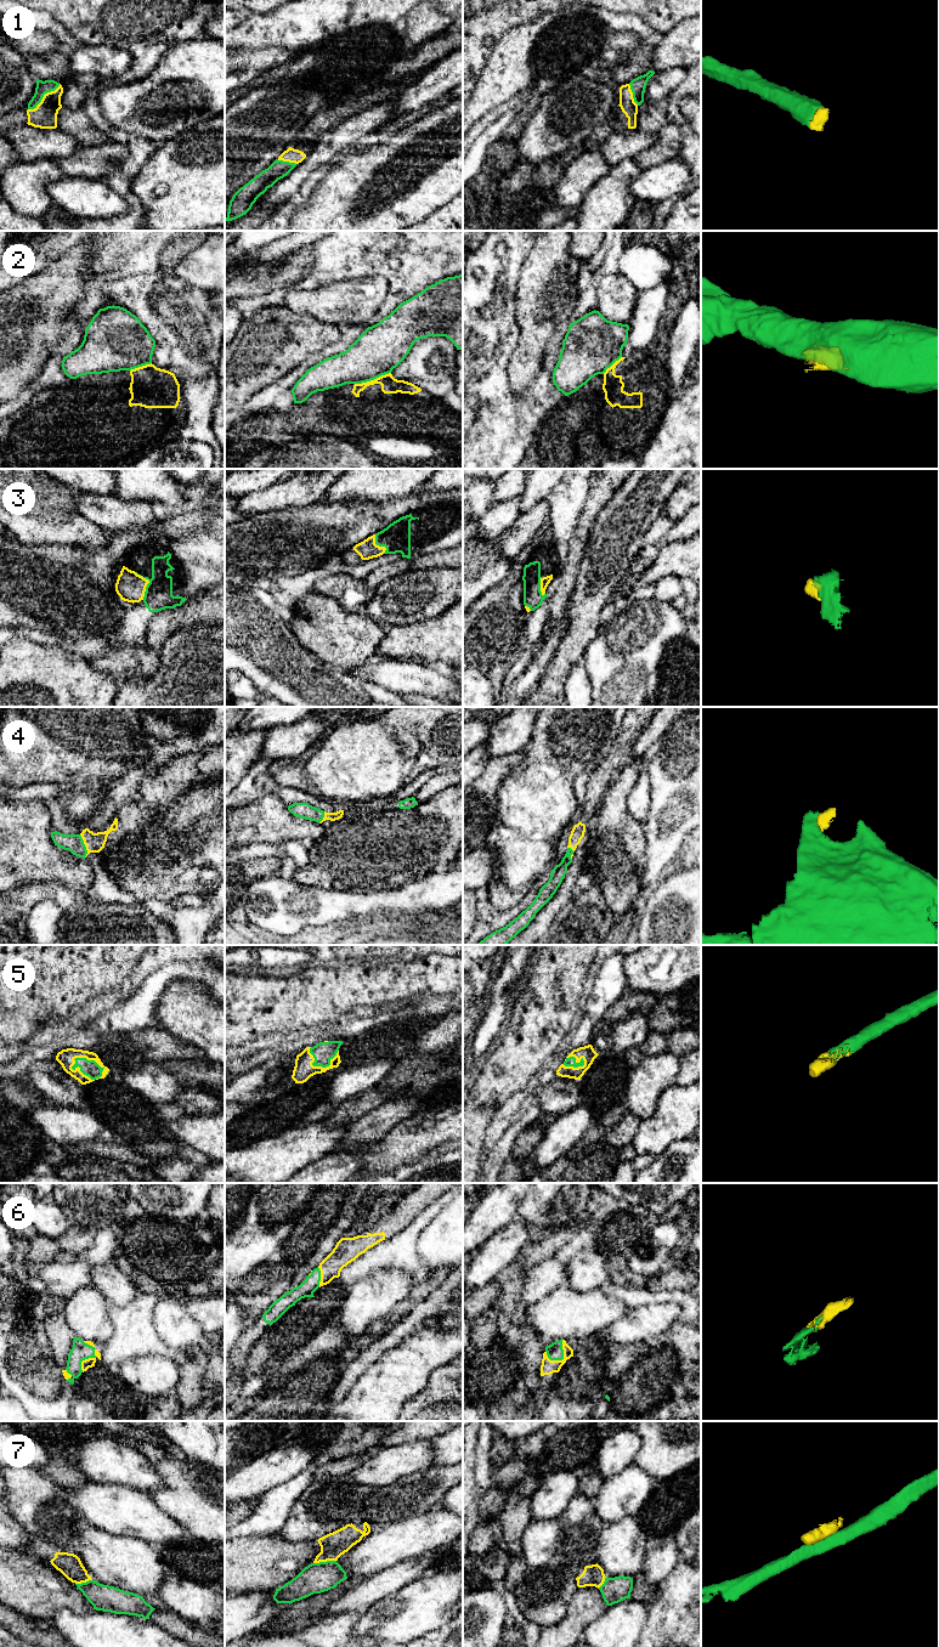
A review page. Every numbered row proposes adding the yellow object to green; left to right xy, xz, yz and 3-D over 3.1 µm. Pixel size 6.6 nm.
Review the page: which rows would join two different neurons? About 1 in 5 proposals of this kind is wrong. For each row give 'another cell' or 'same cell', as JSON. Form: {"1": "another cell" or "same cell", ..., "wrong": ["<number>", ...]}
{"1": "same cell", "2": "another cell", "3": "same cell", "4": "same cell", "5": "same cell", "6": "same cell", "7": "another cell", "wrong": ["2", "7"]}

